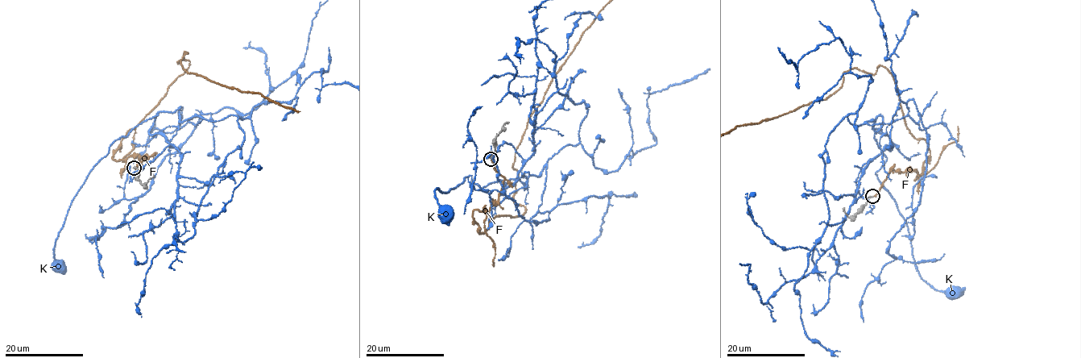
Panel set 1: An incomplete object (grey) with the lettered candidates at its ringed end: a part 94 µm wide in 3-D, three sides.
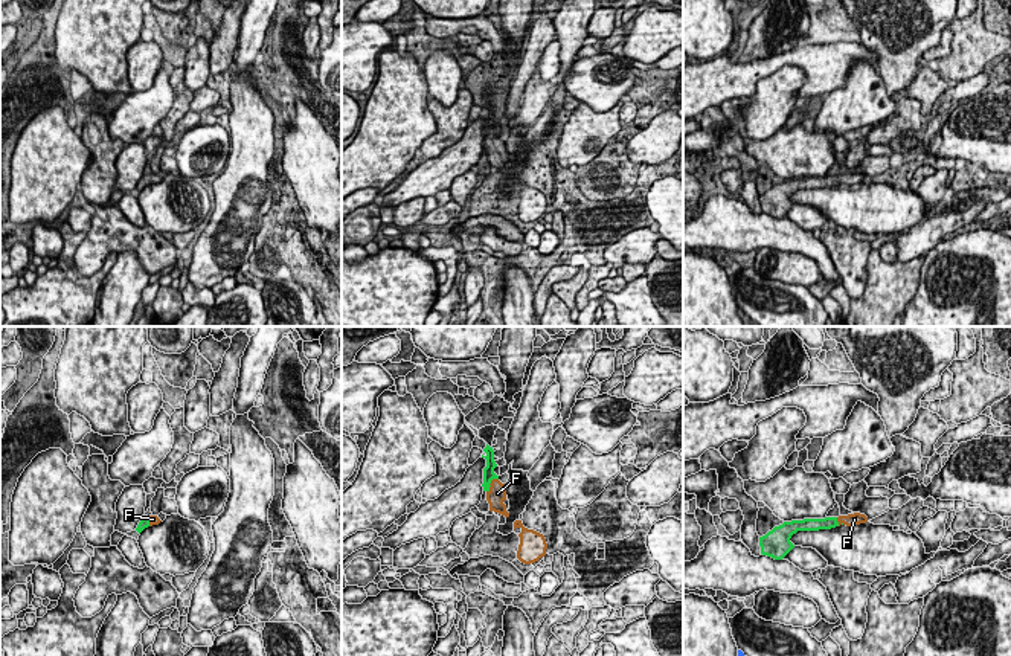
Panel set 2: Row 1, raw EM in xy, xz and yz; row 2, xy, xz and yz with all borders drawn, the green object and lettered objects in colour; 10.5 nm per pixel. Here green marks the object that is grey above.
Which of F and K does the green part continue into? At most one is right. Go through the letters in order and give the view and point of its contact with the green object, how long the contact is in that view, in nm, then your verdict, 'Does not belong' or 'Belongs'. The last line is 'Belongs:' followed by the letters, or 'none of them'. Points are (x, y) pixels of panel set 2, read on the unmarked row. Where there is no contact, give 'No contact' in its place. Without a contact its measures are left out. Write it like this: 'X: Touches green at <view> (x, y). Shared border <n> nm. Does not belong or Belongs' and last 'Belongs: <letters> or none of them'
F: Touches green at xz (490, 141). Shared border 200 nm. Belongs
K: No contact. Does not belong
Belongs: F

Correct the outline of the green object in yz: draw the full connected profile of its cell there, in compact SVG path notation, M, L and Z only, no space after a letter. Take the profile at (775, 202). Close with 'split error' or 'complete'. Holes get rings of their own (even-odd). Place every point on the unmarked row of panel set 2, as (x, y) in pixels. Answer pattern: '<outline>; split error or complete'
M860 171L839 175L784 180L782 183L769 189L765 194L759 195L761 212L775 218L782 218L794 206L790 197L798 189L831 188L840 185L842 182L846 185L855 185L866 180L868 175Z; split error

